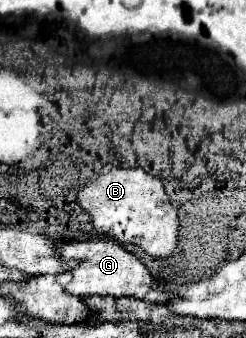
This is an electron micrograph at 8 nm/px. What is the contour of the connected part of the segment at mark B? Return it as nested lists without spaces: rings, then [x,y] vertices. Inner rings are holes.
[[[107,164],[95,180],[79,190],[77,200],[83,210],[93,216],[97,230],[115,236],[121,244],[137,244],[155,258],[167,258],[177,248],[177,210],[173,208],[163,182],[143,168],[119,168]]]

